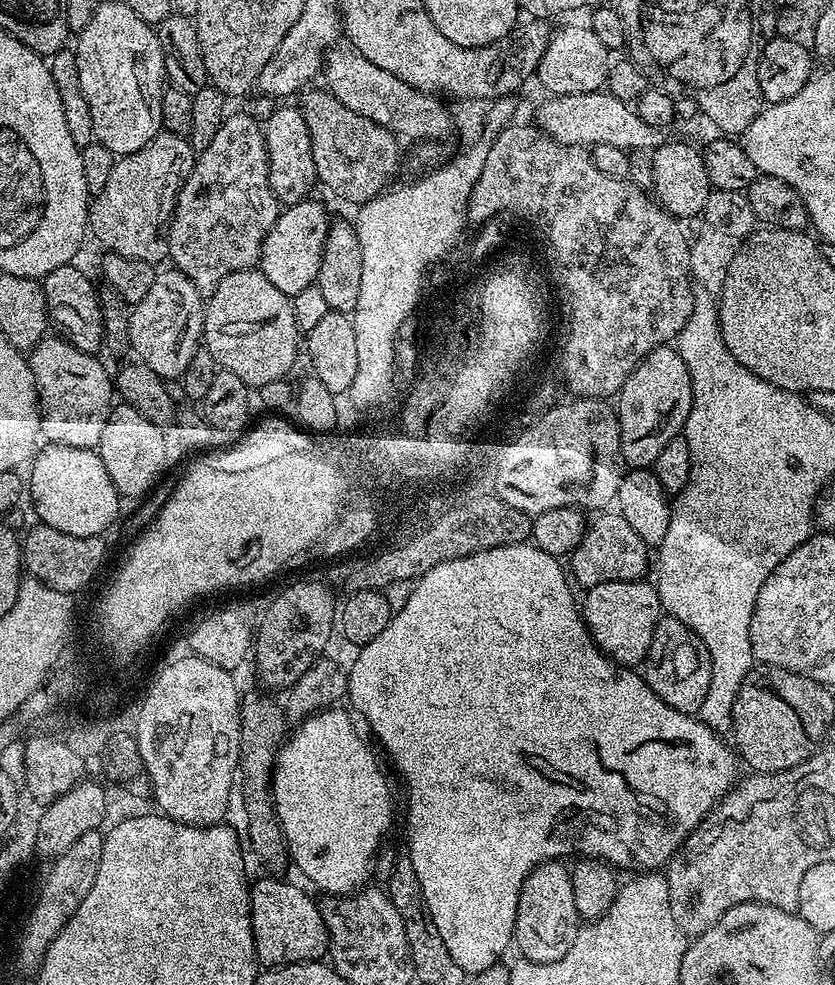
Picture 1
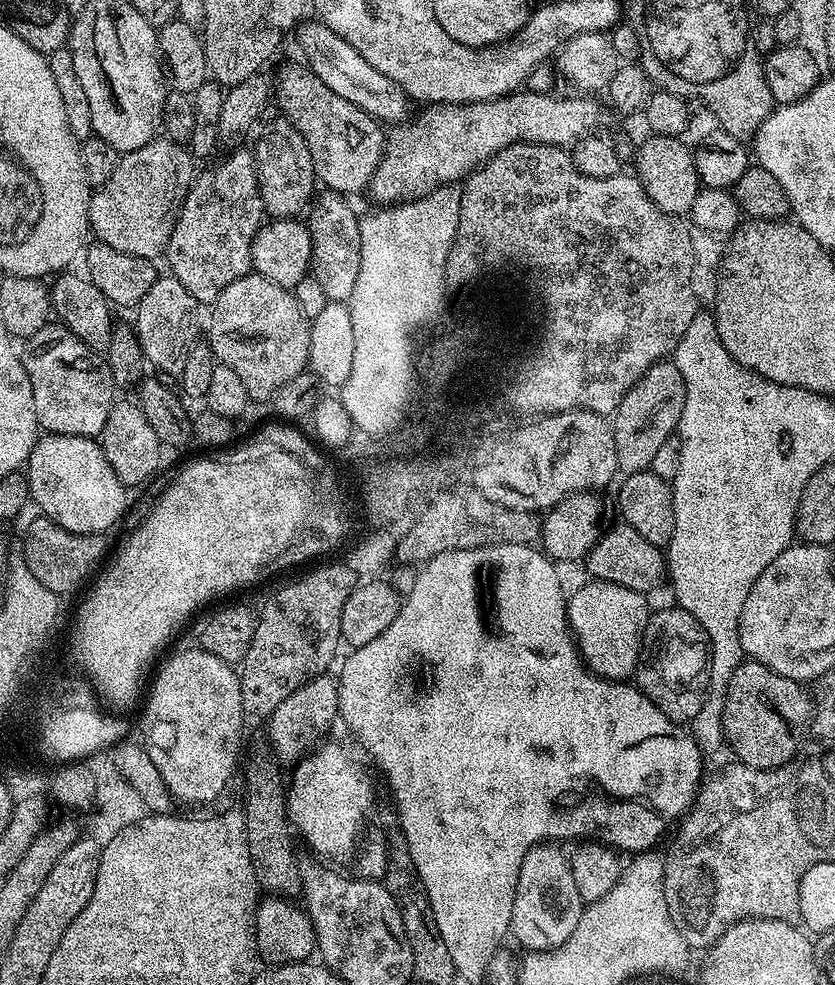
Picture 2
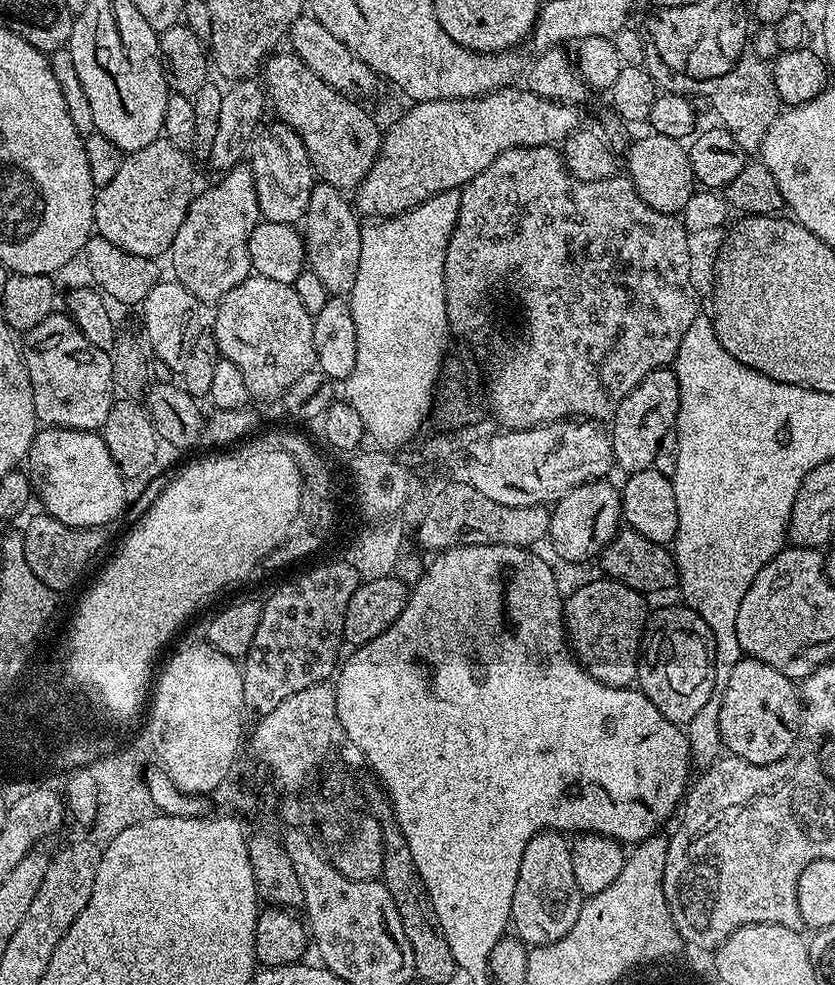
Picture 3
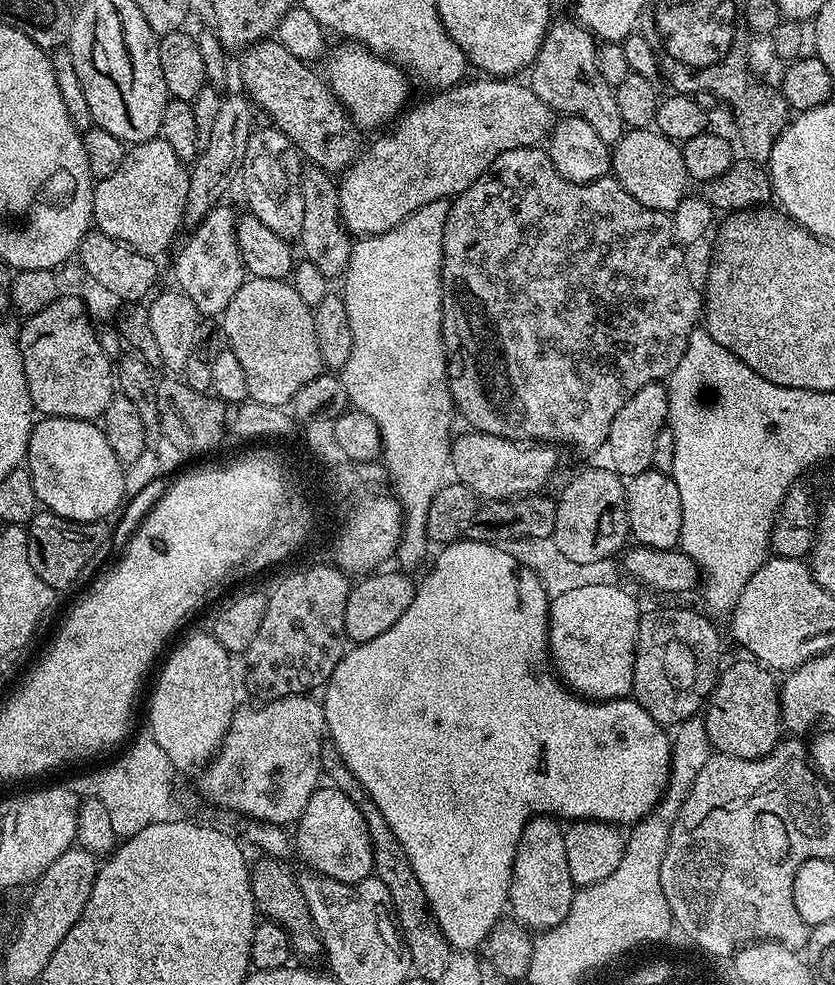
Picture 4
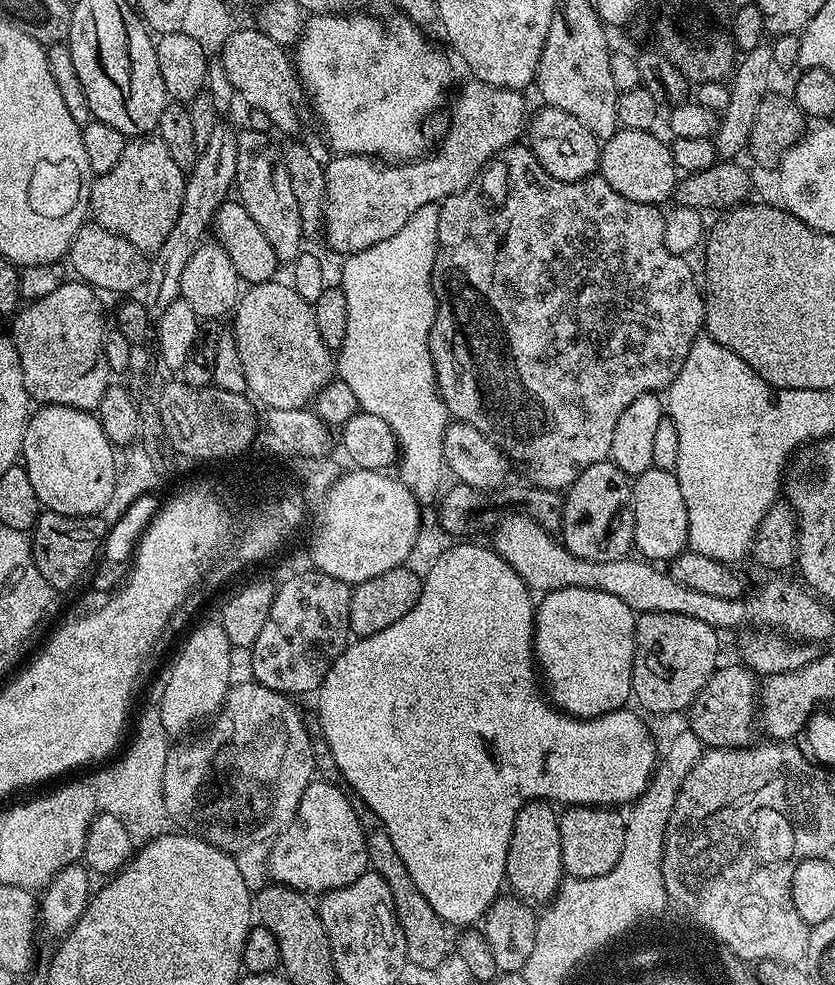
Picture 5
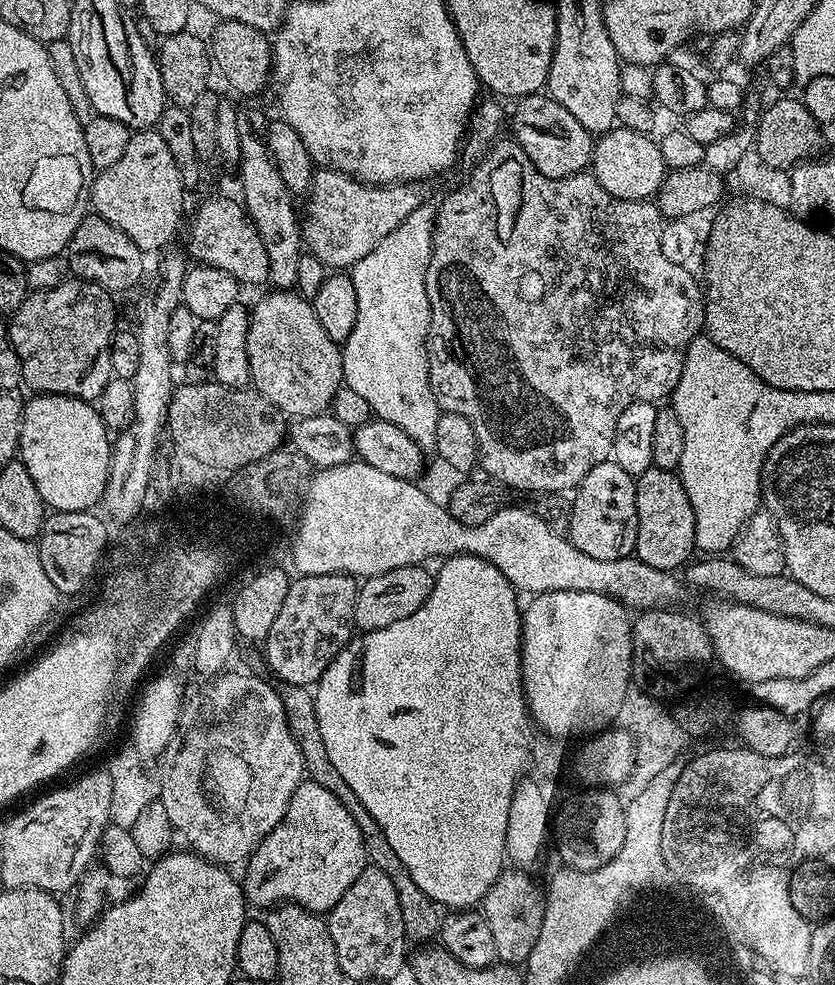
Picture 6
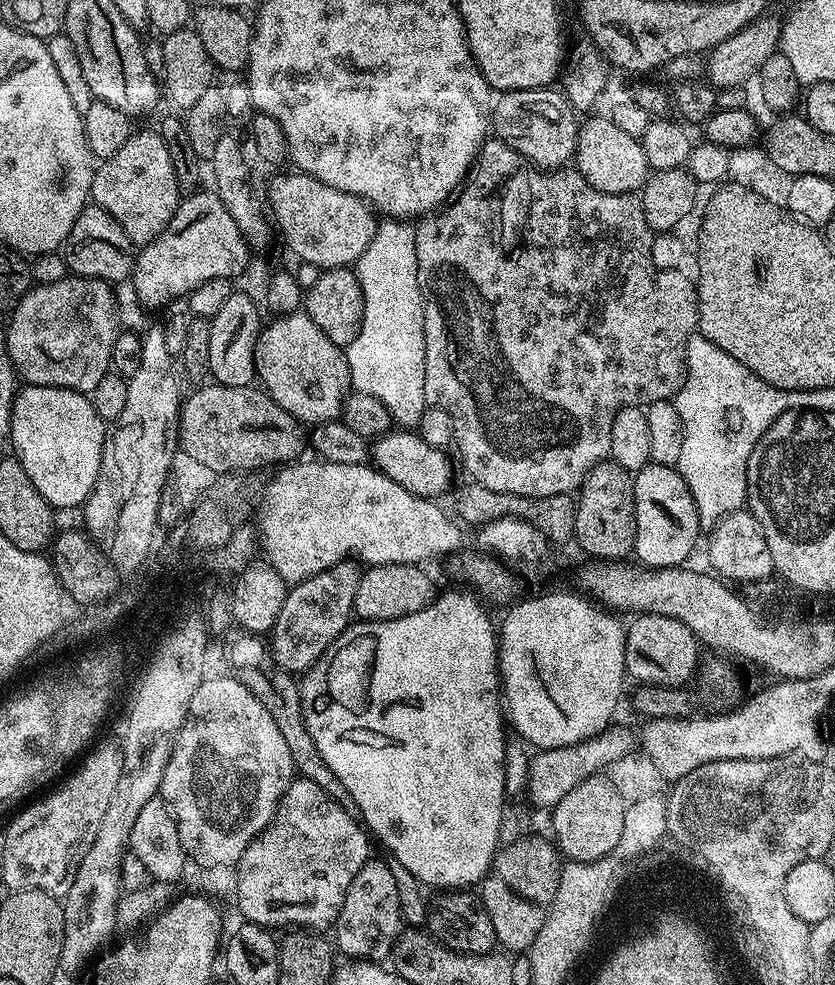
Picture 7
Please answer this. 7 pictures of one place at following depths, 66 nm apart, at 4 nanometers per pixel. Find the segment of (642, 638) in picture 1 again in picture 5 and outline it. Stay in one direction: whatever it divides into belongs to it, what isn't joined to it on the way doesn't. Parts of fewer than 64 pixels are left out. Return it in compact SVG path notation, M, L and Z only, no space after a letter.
M559 588L545 592L534 608L532 650L538 672L548 683L546 696L561 712L577 720L592 720L608 712L619 712L629 702L632 693L632 667L635 658L637 613L622 598L589 588Z

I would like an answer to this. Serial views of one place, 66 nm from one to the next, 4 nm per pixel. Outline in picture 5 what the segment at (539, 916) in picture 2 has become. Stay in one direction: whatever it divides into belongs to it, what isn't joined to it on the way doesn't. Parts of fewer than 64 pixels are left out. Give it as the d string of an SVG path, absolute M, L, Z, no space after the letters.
M530 800L528 803L522 806L522 810L518 810L518 814L514 818L514 830L510 834L510 850L506 854L506 884L520 900L525 902L531 902L536 906L544 906L551 901L552 897L556 895L556 891L560 888L560 883L566 879L566 873L564 871L564 863L562 862L562 834L560 833L560 817L557 809L553 807L551 803L542 800Z

